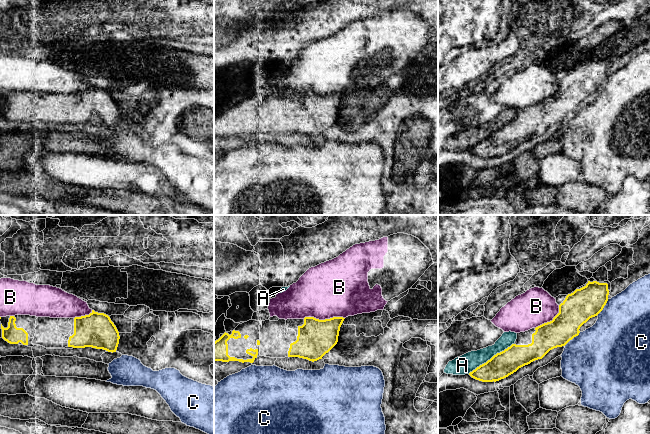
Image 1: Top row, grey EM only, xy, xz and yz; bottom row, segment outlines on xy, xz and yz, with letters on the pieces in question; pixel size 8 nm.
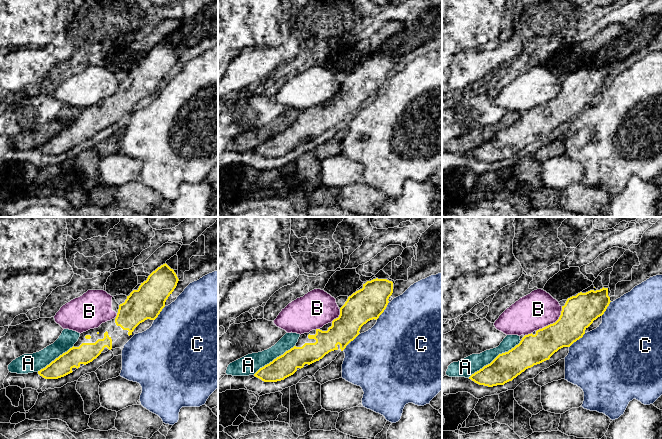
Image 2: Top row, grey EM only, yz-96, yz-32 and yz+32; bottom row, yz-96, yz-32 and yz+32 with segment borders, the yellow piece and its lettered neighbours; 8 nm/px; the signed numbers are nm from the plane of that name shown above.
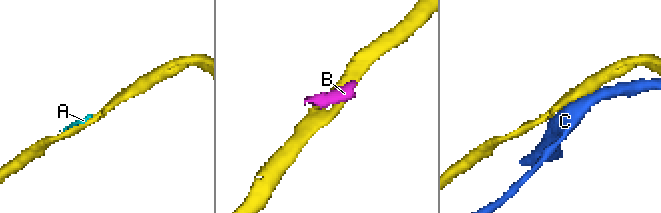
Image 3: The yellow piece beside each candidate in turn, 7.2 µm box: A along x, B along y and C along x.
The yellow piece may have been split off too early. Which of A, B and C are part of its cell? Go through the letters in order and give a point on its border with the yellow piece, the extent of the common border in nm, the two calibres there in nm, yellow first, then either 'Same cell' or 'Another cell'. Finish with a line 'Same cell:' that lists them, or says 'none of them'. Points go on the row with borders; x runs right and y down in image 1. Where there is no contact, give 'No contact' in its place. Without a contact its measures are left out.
A: Touches yellow at yz (491, 358). Shared border 440 nm. Thickness 200 nm (yellow) against 150 nm. Another cell
B: Touches yellow at xz (323, 320). Shared border 340 nm. Thickness 300 nm (yellow) against 440 nm. Another cell
C: Touches yellow at yz (572, 338). Shared border 170 nm. Thickness 260 nm (yellow) against 480 nm. Another cell
Same cell: none of them

